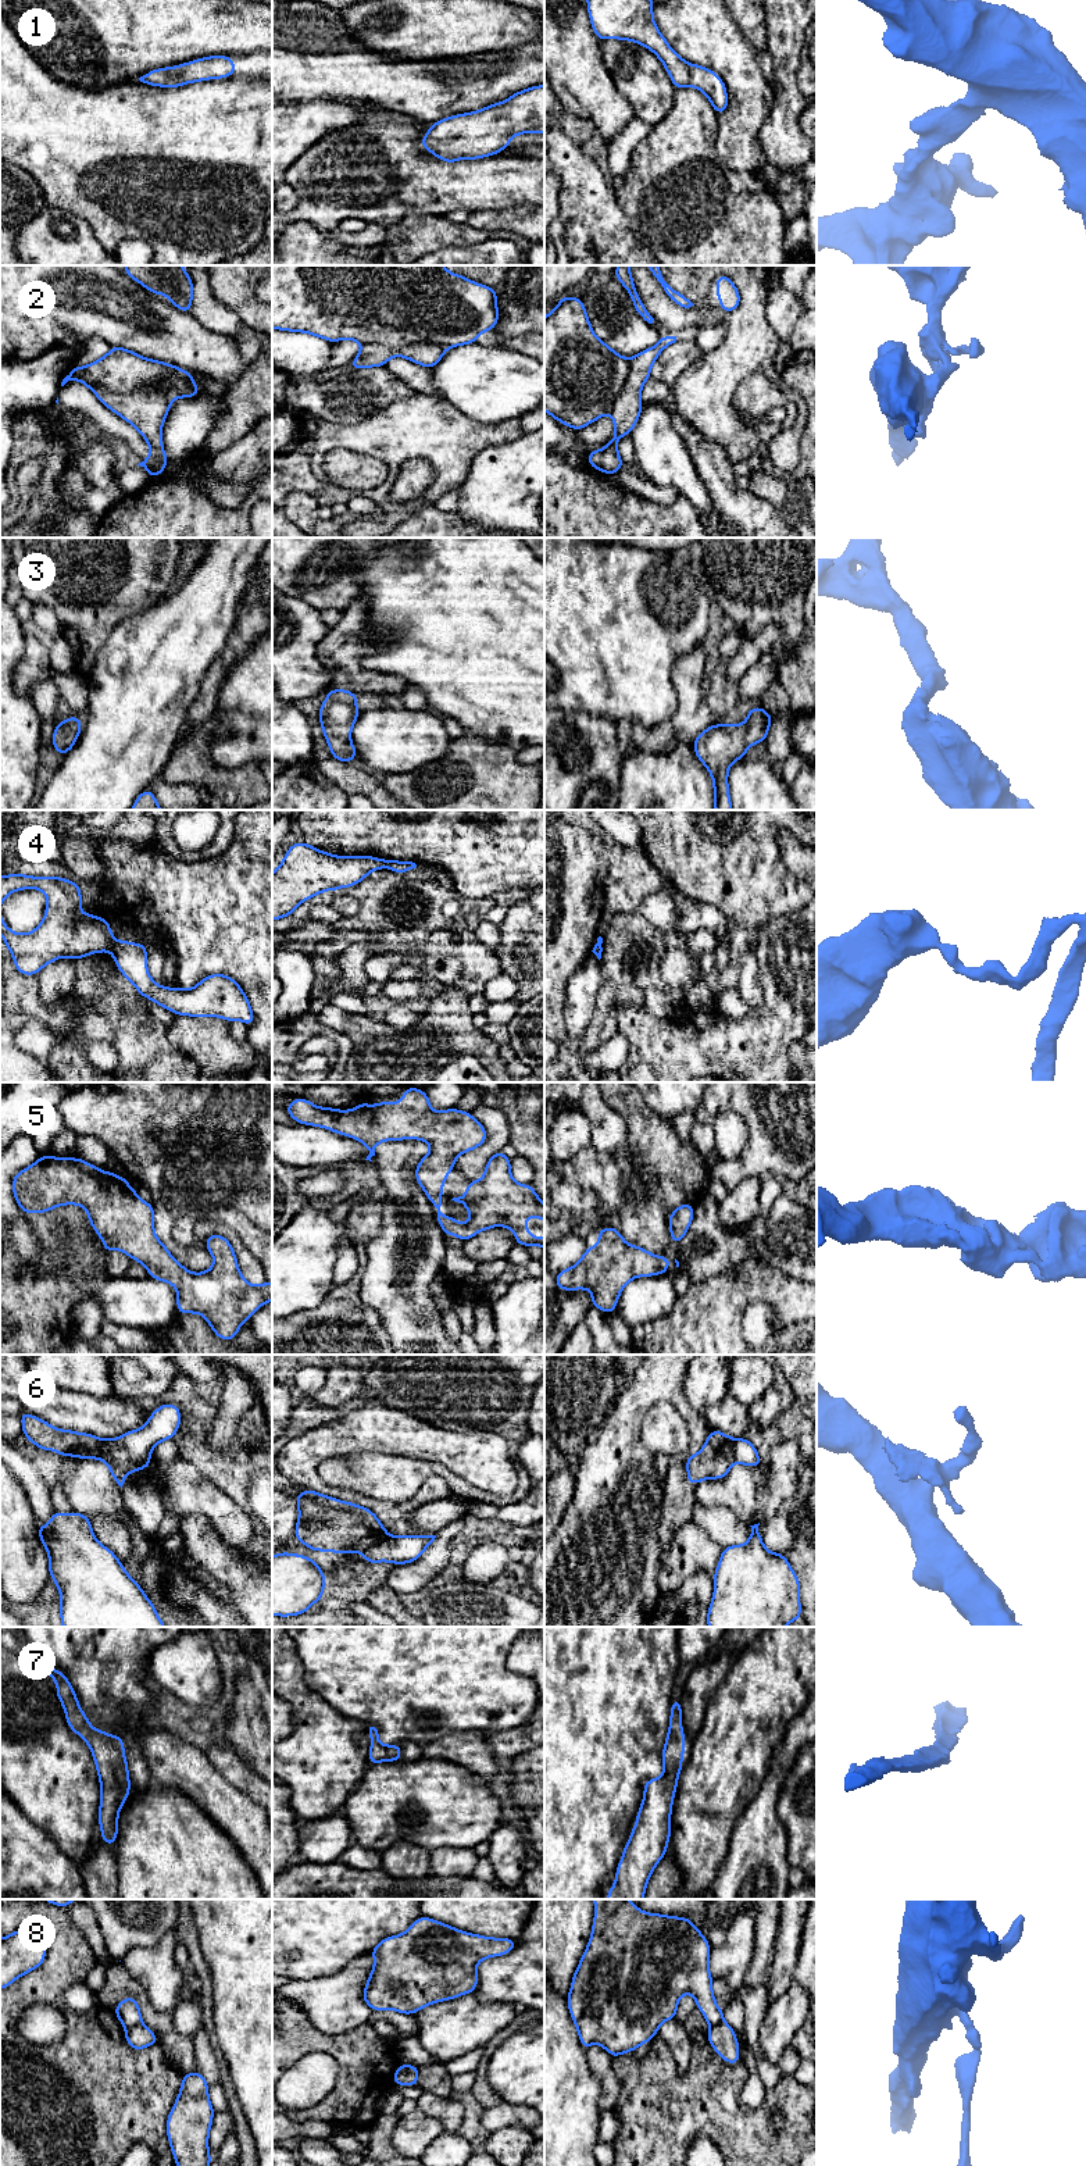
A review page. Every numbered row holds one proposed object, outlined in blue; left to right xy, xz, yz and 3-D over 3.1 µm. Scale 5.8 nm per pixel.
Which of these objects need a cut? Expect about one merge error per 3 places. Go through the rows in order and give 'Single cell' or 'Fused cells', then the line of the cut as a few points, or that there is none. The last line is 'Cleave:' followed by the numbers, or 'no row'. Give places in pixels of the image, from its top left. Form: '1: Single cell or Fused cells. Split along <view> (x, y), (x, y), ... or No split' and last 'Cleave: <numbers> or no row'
1: Single cell. No split
2: Fused cells. Split along xy (92, 388), (135, 392), (159, 385), (170, 402)
3: Single cell. No split
4: Fused cells. Split along xy (115, 941), (110, 949)
5: Single cell. No split
6: Fused cells. Split along xy (102, 1440), (102, 1458), (114, 1462), (127, 1473)
7: Single cell. No split
8: Fused cells. Split along xy (140, 2022), (127, 2029)
Cleave: 2, 4, 6, 8

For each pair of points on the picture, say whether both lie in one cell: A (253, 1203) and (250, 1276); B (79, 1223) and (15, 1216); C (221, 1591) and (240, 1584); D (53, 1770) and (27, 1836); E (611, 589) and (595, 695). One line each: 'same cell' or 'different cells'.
A: different cells
B: different cells
C: different cells
D: different cells
E: same cell

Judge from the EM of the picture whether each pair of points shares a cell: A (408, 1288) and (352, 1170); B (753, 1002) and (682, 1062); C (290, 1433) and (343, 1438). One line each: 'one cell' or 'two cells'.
A: two cells
B: two cells
C: two cells

